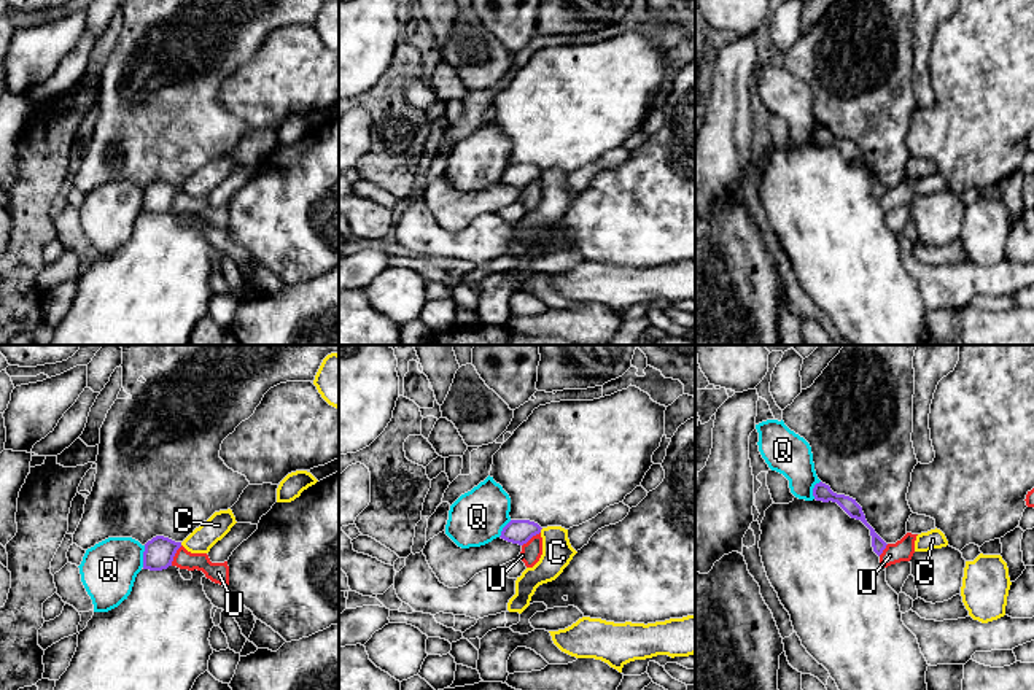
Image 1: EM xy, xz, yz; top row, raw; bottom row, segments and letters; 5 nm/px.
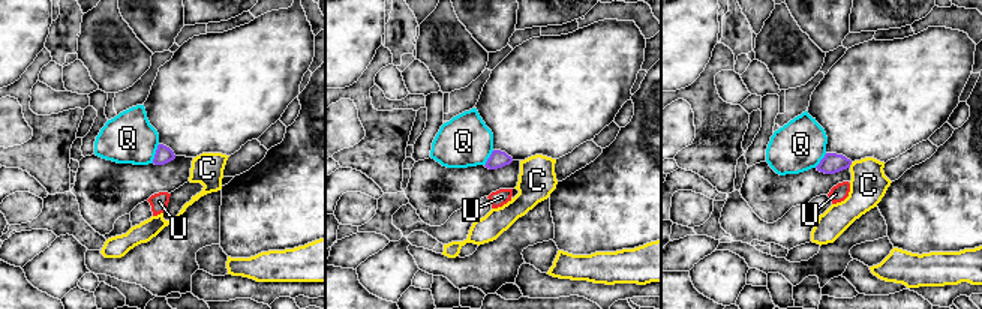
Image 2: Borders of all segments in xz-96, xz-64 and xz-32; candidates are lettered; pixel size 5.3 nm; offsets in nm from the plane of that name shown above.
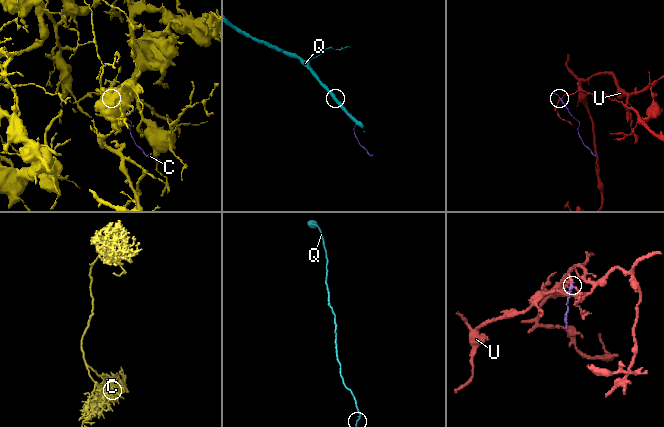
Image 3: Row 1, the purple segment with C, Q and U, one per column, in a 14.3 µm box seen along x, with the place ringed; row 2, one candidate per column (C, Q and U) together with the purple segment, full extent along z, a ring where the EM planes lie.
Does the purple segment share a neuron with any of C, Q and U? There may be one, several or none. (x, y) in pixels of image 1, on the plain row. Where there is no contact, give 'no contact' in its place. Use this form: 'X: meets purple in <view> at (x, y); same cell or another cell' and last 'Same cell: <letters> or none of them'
C: meets purple in xz at (541, 172); another cell
Q: meets purple in xy at (143, 201); another cell
U: meets purple in xy at (174, 199); another cell
Same cell: none of them

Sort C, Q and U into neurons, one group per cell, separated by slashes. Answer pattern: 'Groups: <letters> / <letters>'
Groups: C / Q / U

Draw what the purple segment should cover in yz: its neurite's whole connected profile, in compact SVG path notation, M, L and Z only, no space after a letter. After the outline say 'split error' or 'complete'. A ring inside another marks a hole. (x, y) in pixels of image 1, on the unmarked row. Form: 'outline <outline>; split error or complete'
outline M822 126L814 129L813 140L816 145L837 146L851 162L861 164L870 173L873 196L878 200L883 197L888 188L867 167L862 151L856 146L856 143L845 138L834 137L830 130Z; complete

